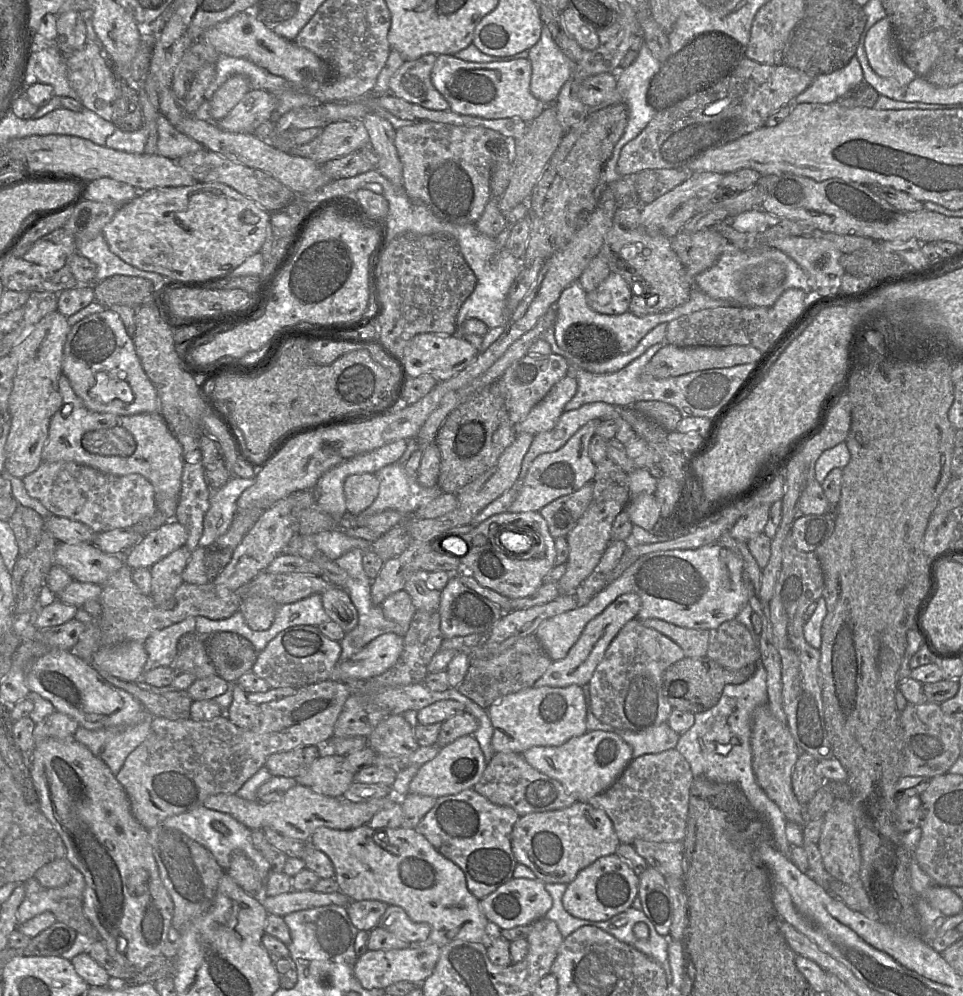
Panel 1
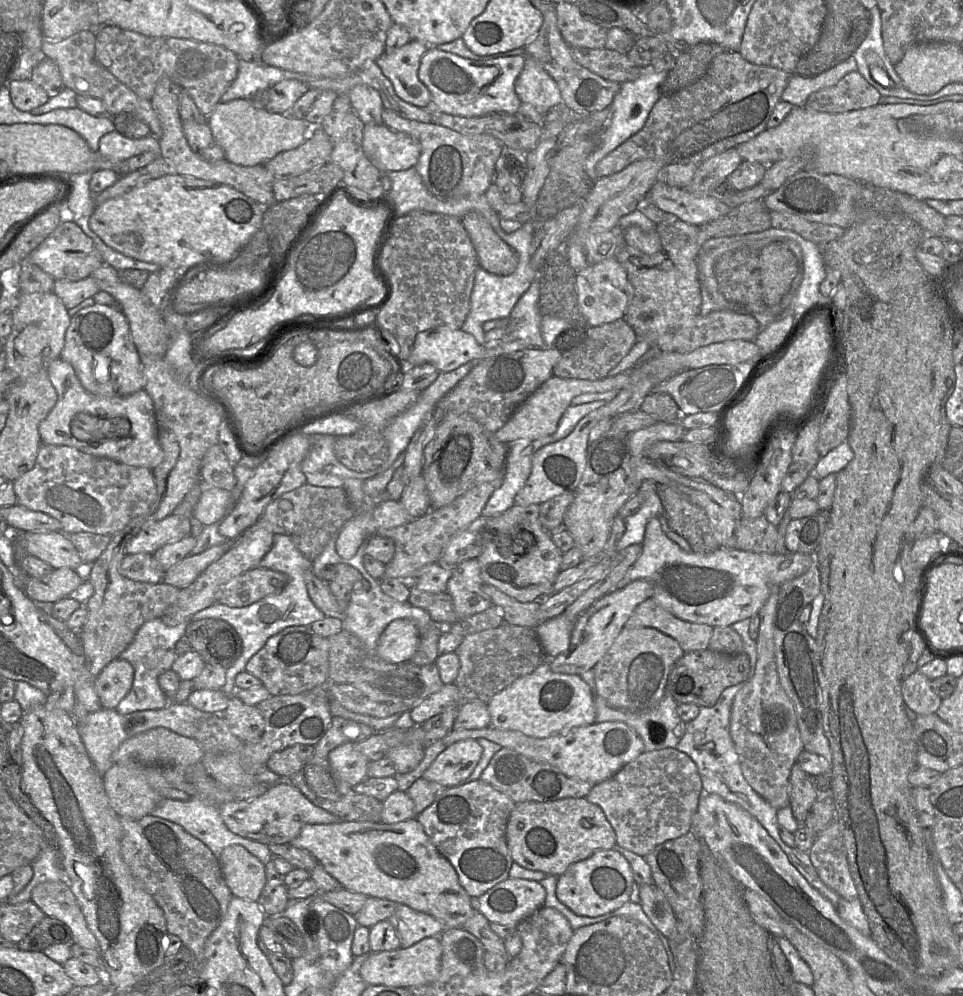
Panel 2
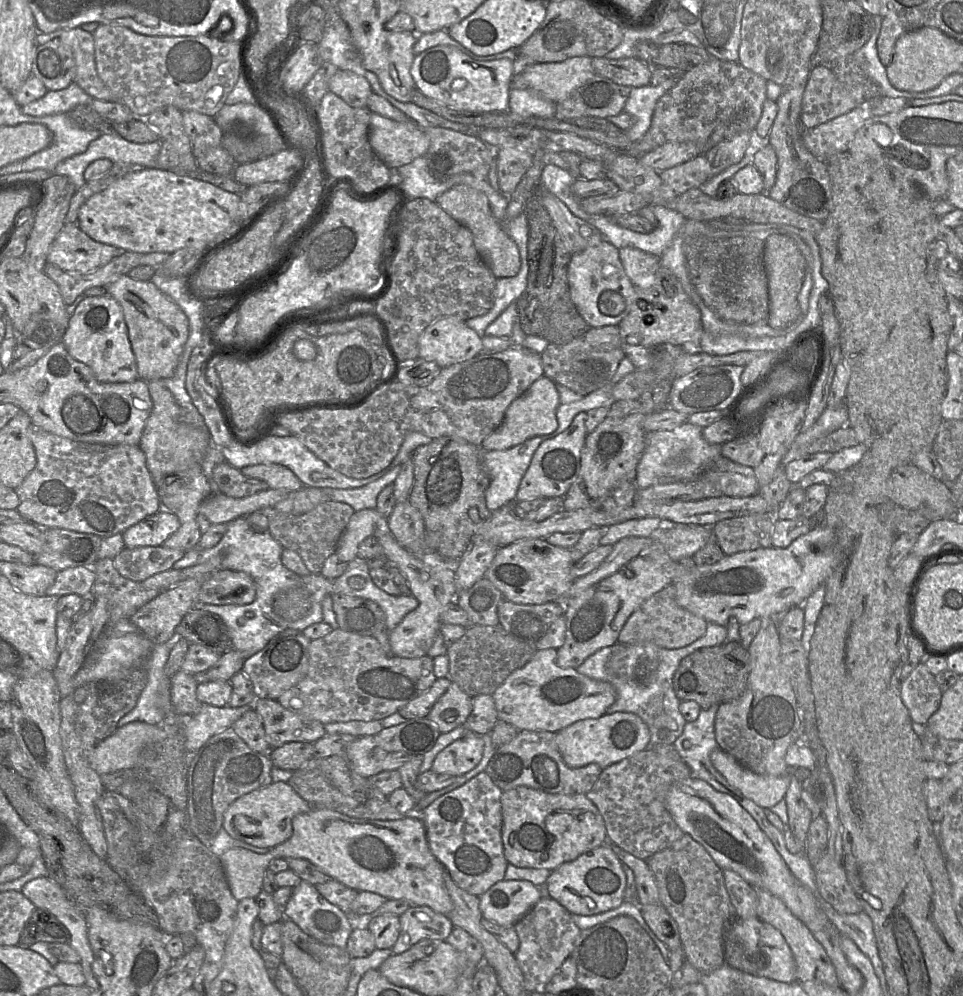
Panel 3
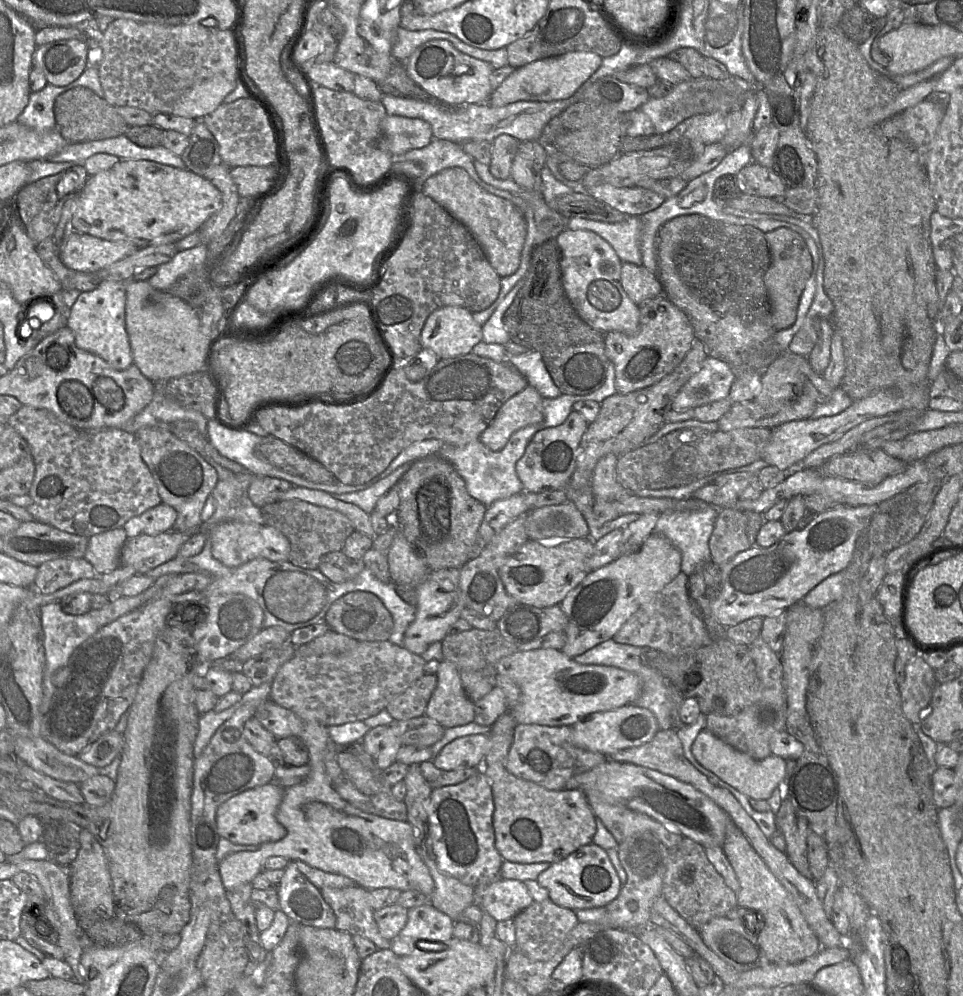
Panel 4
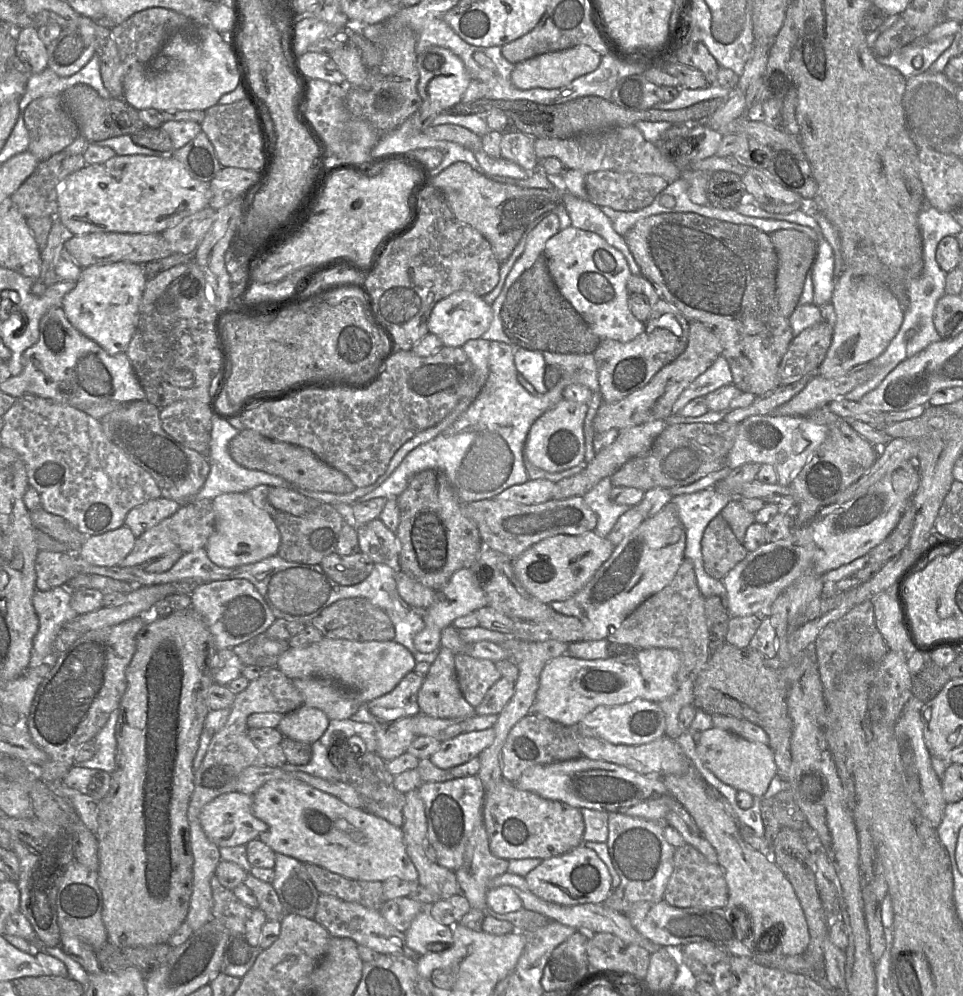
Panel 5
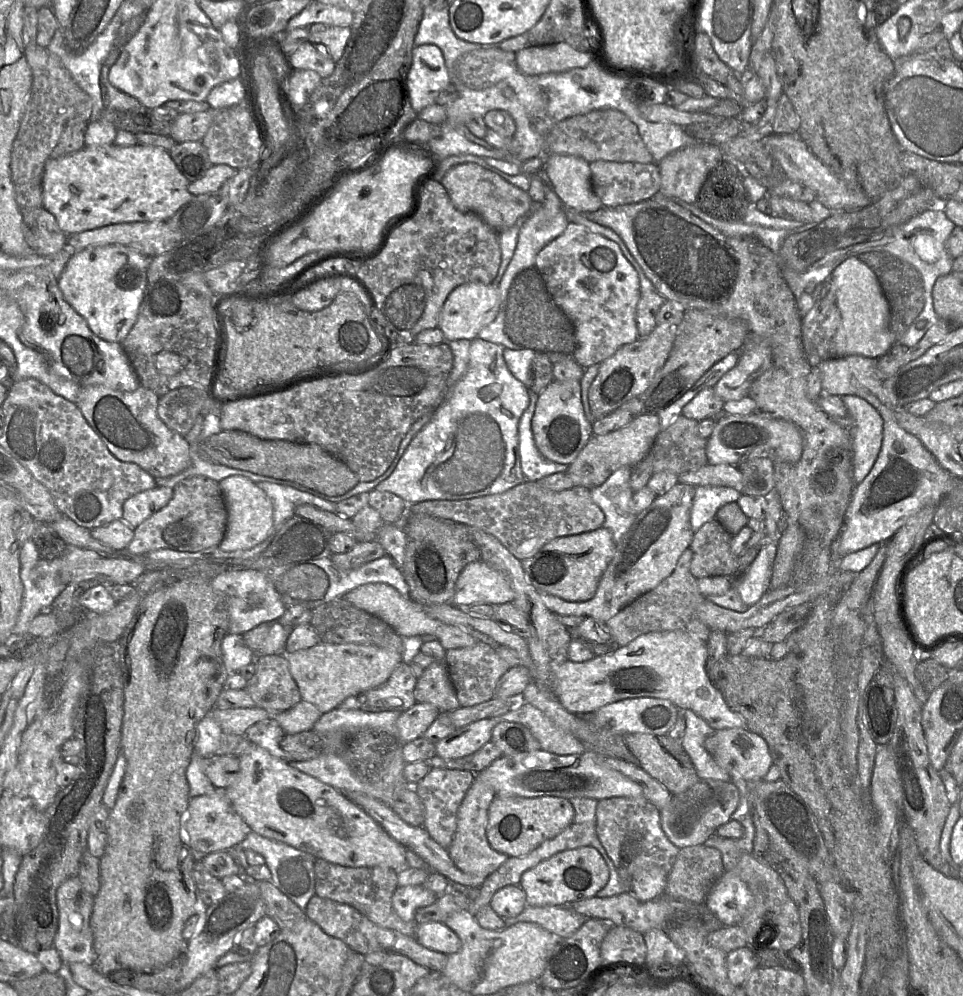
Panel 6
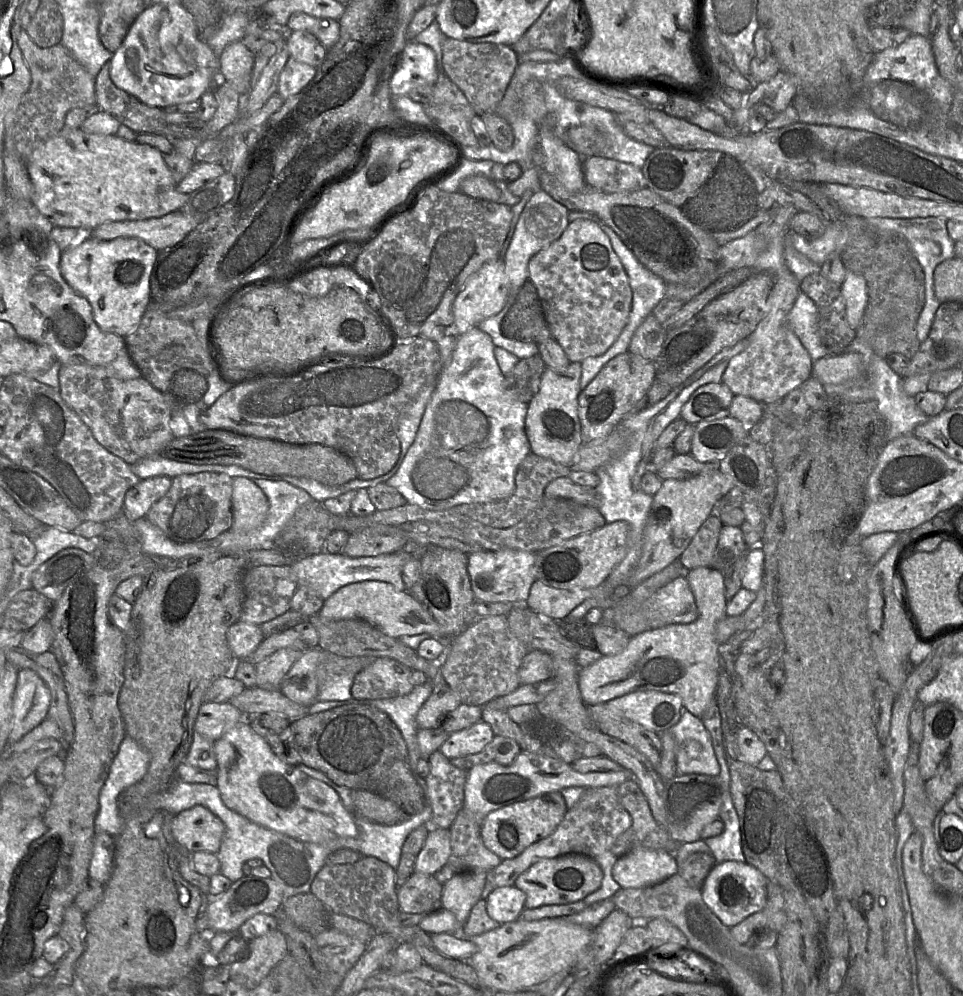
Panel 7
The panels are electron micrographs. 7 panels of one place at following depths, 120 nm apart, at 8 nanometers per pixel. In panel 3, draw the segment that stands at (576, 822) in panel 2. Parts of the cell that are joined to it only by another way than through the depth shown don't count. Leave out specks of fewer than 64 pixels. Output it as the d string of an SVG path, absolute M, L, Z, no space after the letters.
M519 786L501 795L502 842L507 862L518 868L554 870L604 845L607 830L598 808L584 794L551 794Z

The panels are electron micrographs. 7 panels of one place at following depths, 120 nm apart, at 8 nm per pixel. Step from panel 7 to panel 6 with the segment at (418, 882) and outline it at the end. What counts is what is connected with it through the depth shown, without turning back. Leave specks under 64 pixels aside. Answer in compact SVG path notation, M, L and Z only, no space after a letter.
M423 885L398 887L392 896L392 907L405 922L413 922L416 912L434 904L439 897Z

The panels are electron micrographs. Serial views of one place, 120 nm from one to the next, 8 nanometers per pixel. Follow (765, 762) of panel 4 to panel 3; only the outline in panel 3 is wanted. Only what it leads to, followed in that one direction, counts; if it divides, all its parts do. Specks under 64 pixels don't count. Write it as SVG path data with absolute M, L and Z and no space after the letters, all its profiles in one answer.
M721 748L712 751L710 759L729 784L758 806L770 809L784 799L792 776L790 772L782 776L757 774Z

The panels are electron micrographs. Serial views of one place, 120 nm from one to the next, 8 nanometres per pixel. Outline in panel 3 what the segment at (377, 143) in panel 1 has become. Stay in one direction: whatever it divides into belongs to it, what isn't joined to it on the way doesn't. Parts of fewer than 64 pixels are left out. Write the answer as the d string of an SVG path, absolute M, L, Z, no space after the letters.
M337 70L330 80L329 89L354 108L367 107L367 100L373 93L366 78L345 70Z

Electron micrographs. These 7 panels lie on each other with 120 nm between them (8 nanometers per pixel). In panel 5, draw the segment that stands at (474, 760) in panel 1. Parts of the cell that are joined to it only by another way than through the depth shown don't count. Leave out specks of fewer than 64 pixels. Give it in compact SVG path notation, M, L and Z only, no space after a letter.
M494 727L481 731L464 732L442 742L430 760L438 768L452 768L479 757L494 739Z

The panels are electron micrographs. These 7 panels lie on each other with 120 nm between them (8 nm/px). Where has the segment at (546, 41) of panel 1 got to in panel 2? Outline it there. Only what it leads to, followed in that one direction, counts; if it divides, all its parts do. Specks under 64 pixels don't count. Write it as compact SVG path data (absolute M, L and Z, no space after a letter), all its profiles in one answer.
M525 57L525 65L515 82L515 92L524 107L546 112L562 102L555 80L532 57Z

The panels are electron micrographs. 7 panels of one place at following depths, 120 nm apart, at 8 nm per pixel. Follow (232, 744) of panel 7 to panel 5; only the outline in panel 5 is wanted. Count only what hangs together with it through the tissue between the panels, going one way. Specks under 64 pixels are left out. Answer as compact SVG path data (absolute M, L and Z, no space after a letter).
M272 780L265 783L253 794L252 811L268 827L258 839L275 853L293 857L302 863L318 865L353 880L385 882L390 878L399 878L418 882L418 872L407 854L401 827L364 809L353 808L304 782Z

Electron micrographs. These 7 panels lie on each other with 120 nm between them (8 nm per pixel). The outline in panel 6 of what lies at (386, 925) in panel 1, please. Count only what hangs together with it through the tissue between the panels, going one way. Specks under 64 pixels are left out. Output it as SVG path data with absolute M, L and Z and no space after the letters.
M427 922L417 925L415 938L419 944L446 955L461 949L461 940L444 923Z

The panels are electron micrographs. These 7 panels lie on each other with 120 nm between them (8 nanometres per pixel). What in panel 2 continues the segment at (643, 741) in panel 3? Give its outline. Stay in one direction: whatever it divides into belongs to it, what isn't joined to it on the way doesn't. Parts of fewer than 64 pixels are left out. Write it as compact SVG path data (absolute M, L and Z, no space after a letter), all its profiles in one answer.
M619 721L574 727L565 733L547 738L535 738L519 731L503 730L492 726L482 729L460 729L450 731L441 741L449 747L459 741L479 738L485 738L503 748L512 749L531 760L548 763L570 778L592 784L609 779L644 752L644 744L638 734L627 724Z

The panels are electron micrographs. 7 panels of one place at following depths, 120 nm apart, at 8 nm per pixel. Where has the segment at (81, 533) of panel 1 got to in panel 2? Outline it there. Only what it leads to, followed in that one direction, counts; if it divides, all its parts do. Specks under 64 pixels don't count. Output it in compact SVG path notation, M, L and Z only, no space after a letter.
M20 505L1 507L1 510L9 528L15 532L62 531L60 521L46 513L33 511Z

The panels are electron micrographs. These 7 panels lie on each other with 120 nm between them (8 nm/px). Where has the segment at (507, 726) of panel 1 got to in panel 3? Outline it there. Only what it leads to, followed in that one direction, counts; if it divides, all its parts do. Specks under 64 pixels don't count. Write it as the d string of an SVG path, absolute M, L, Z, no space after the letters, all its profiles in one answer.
M557 649L538 650L522 668L512 672L494 691L498 720L515 726L519 731L548 731L557 733L573 723L599 718L616 700L616 690L610 682L599 681L573 668L557 665Z

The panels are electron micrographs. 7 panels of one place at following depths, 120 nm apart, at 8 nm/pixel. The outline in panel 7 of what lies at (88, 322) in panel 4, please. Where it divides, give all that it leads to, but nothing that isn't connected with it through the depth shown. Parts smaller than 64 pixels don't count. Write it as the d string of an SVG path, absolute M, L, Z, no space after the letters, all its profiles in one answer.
M84 233L76 243L62 253L60 270L66 282L90 303L93 318L99 328L123 338L132 333L150 303L150 277L158 251L141 239L119 237L111 240L98 240Z

